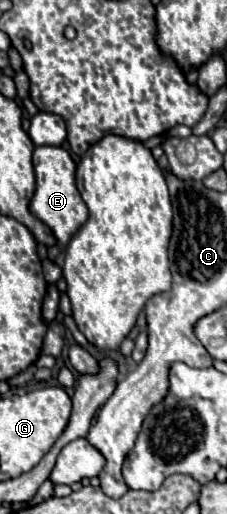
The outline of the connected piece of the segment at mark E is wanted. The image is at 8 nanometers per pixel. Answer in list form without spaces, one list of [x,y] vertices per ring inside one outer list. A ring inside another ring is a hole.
[[[37,146],[33,152],[33,166],[35,166],[37,182],[35,182],[35,194],[31,198],[29,210],[53,230],[57,238],[57,246],[49,248],[49,256],[55,258],[59,252],[63,252],[63,248],[77,232],[77,228],[87,220],[89,212],[75,186],[75,162],[67,150],[59,146]]]

